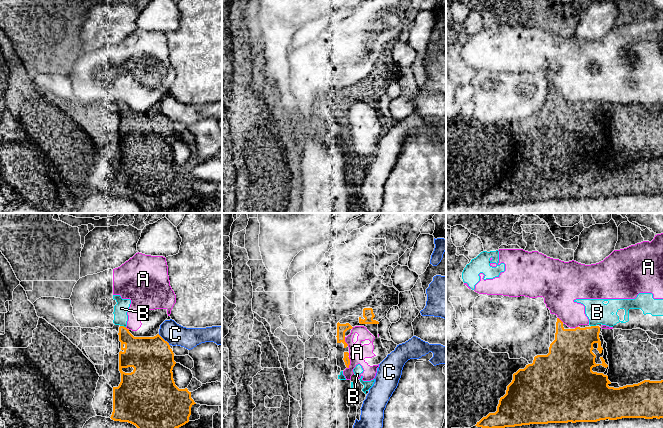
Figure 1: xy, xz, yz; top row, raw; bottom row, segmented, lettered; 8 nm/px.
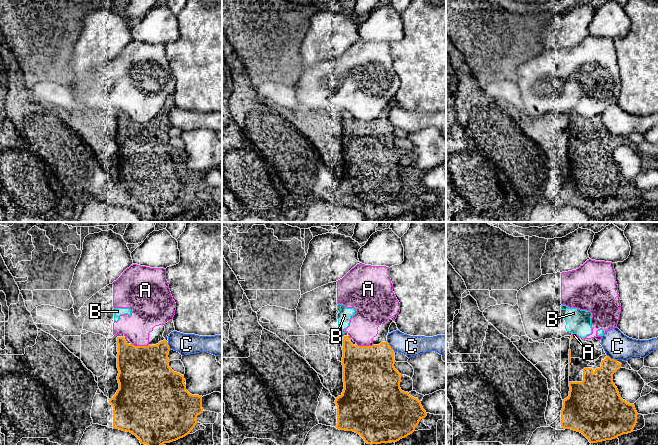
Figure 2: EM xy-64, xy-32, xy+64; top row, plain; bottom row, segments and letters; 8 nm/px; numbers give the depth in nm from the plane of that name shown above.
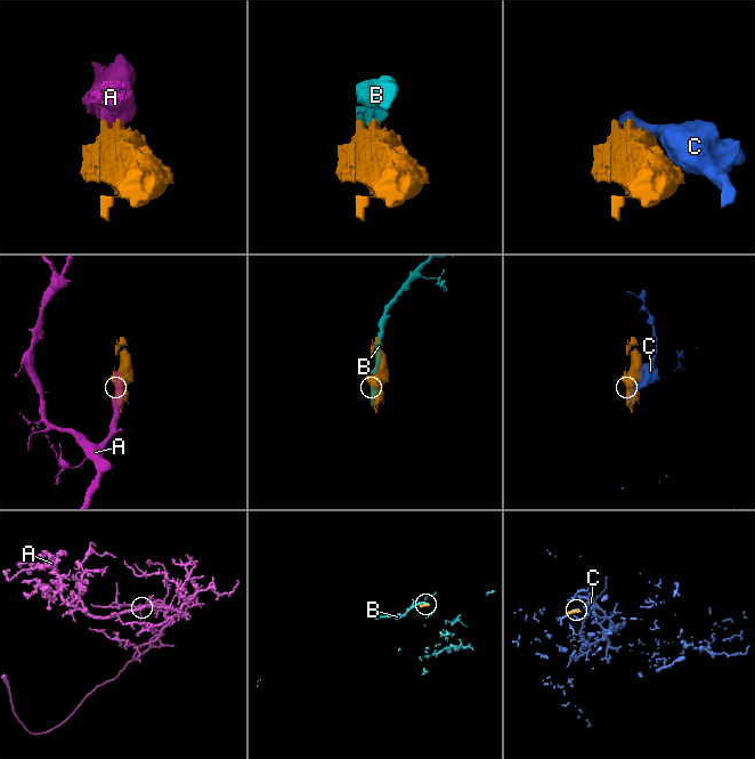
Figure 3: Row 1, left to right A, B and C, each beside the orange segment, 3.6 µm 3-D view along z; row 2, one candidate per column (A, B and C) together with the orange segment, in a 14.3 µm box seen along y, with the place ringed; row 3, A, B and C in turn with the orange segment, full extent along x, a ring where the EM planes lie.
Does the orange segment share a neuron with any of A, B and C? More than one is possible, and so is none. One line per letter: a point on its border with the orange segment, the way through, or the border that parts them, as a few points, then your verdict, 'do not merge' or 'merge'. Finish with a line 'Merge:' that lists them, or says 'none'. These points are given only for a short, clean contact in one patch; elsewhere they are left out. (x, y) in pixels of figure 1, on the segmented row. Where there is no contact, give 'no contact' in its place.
A: xz (349, 363) | along xz (348, 357), (349, 364), (347, 368) | do not merge
B: xy (123, 326) | do not merge
C: xy (163, 339) | along xy (158, 334), (169, 345) | do not merge
Merge: none

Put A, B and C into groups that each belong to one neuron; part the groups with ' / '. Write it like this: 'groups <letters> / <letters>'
groups A B / C

